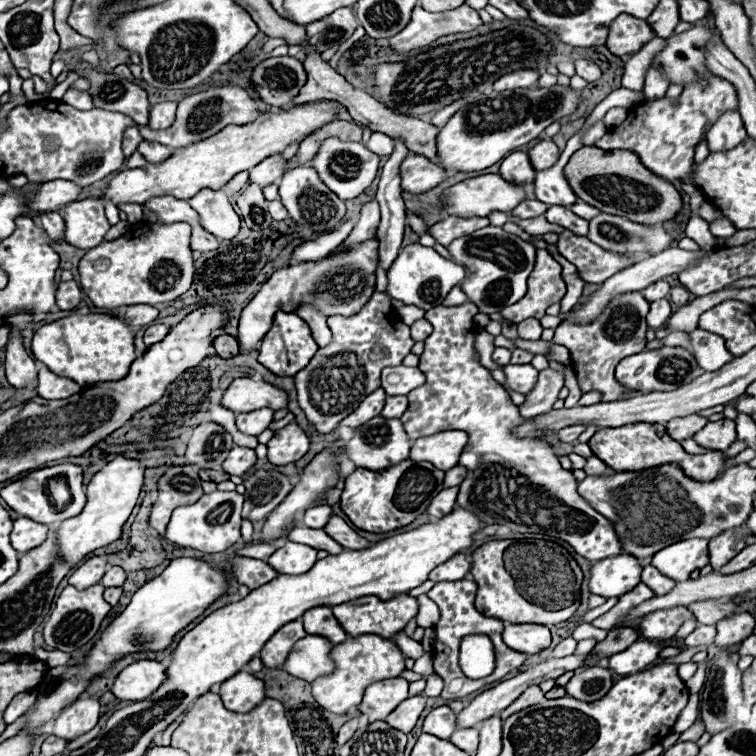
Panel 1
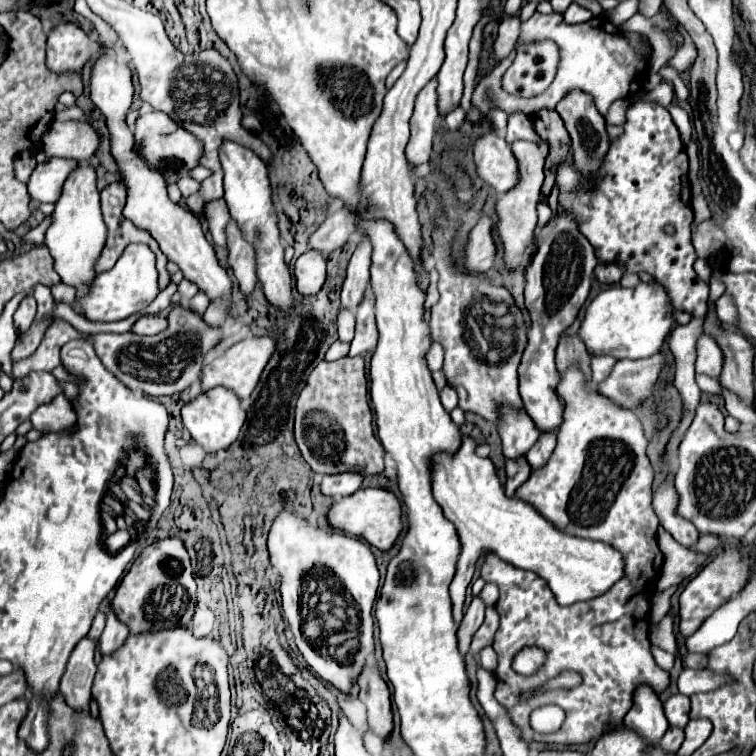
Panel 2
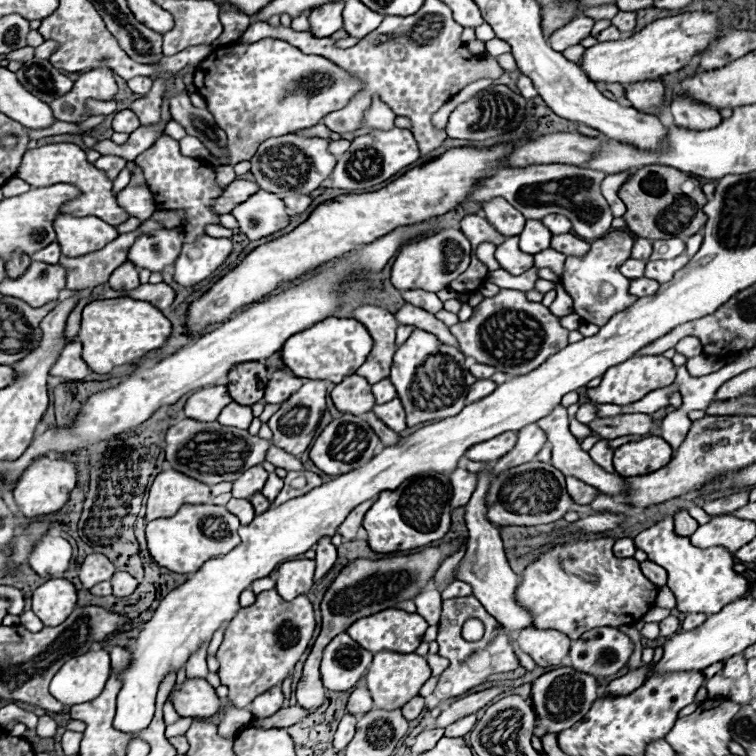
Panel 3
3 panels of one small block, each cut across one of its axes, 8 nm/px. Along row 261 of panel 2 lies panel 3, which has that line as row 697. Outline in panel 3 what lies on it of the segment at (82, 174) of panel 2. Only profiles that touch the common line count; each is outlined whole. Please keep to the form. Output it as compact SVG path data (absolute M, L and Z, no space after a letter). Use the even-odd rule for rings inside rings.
M106 650L86 652L68 660L52 678L50 694L66 704L82 704L98 698L110 676L110 656Z

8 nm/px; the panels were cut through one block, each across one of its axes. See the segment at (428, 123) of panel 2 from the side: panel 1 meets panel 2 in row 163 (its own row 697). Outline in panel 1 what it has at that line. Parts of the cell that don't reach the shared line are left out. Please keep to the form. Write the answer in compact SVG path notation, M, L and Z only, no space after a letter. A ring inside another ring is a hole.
M424 694L410 696L410 698L406 698L406 702L402 702L402 704L386 718L386 722L388 722L390 726L402 730L402 732L410 732L410 730L416 726L418 718L420 718L420 714L422 714L422 710L424 710L424 706L426 706L426 696L424 696Z

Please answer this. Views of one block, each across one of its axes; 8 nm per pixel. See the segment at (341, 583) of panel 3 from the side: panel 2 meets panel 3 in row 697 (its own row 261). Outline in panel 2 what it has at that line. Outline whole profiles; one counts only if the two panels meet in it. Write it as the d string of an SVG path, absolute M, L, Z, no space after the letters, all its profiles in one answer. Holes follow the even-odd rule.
M306 250L294 264L296 290L304 296L318 294L326 282L326 260L318 250Z

